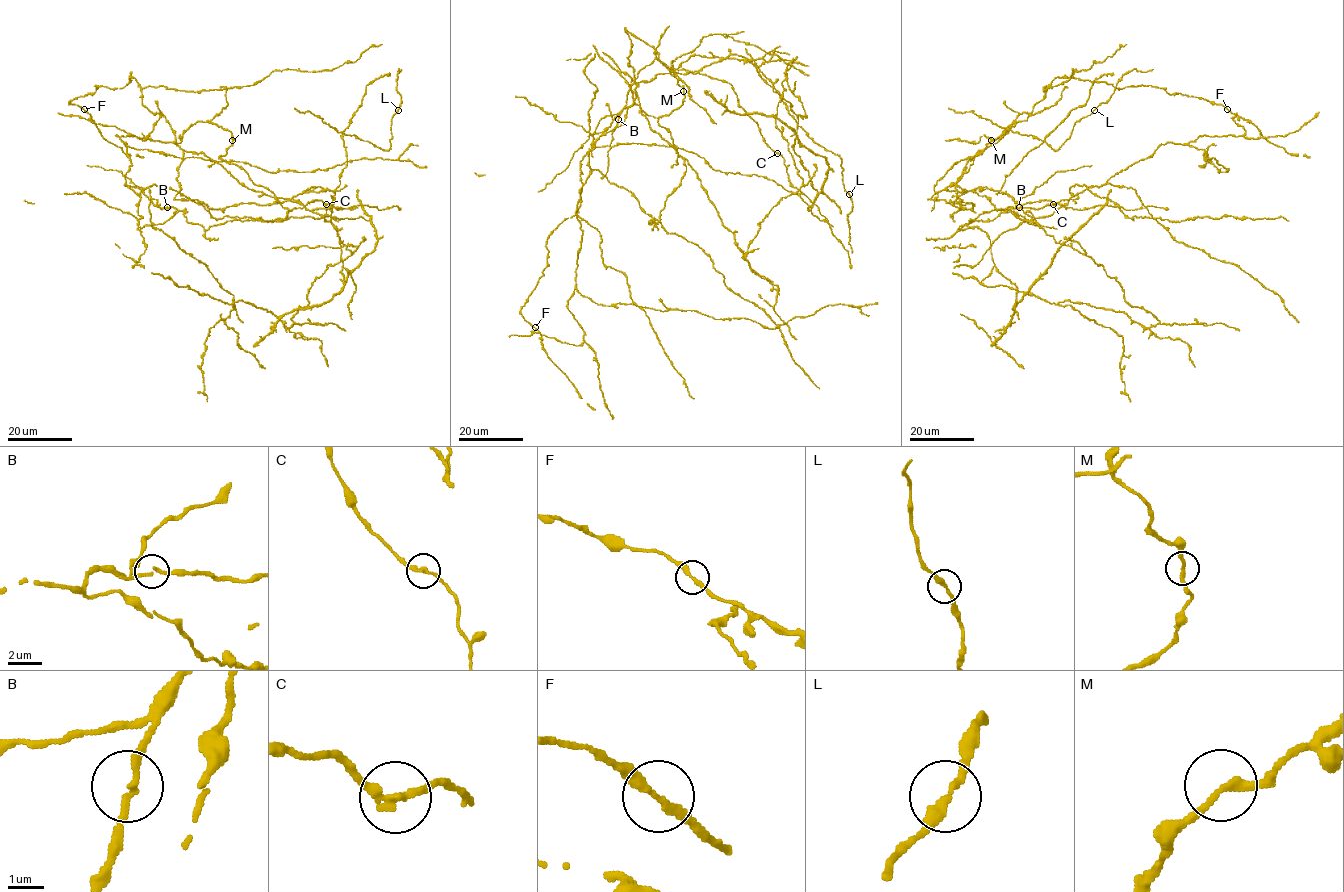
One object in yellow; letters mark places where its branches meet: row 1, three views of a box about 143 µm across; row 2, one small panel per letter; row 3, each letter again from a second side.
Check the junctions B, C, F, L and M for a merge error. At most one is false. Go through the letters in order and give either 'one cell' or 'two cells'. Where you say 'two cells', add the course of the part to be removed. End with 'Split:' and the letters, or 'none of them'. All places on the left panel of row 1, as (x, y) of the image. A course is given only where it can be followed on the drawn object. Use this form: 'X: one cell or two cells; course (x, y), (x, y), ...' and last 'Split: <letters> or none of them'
B: one cell
C: one cell
F: one cell
L: one cell
M: one cell
Split: none of them

